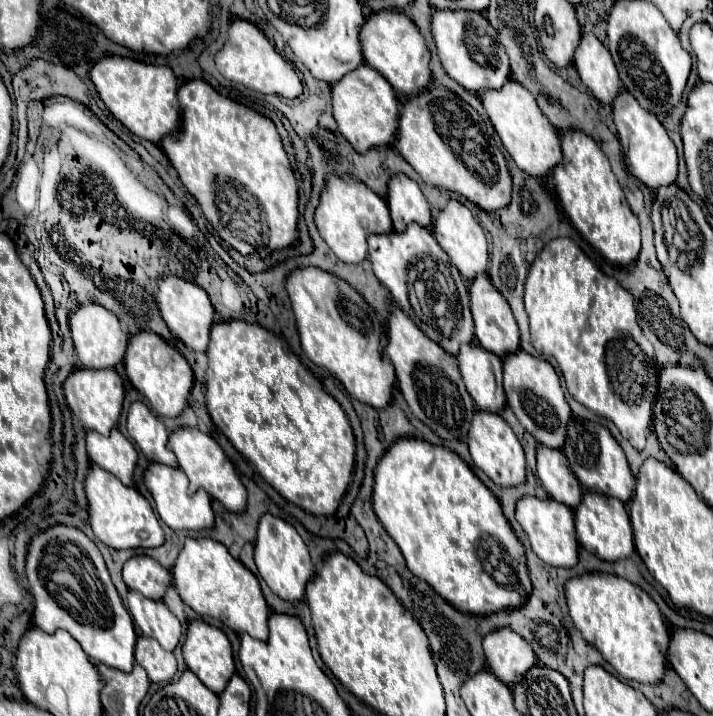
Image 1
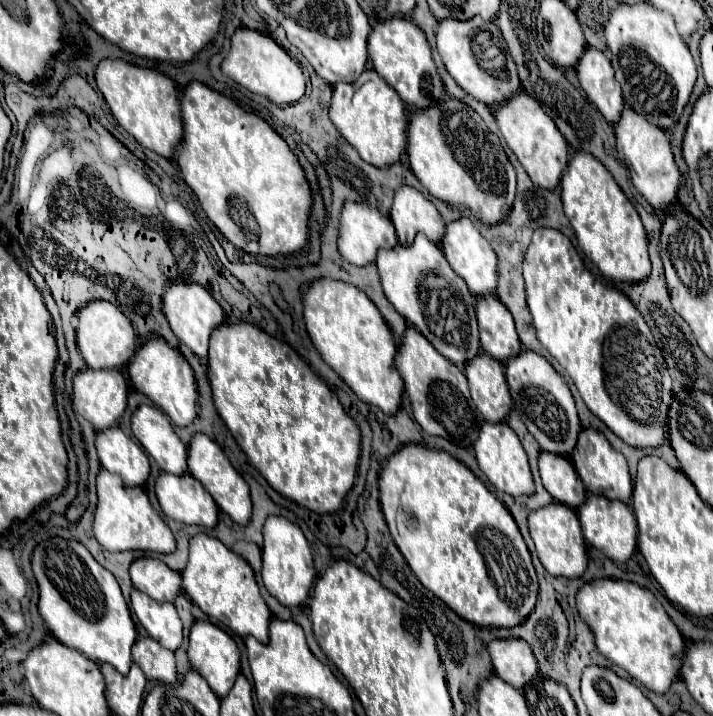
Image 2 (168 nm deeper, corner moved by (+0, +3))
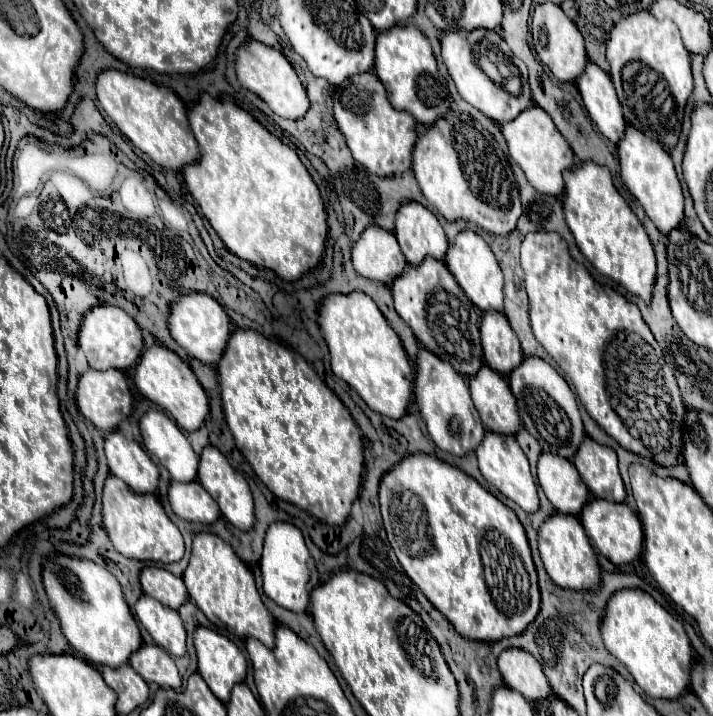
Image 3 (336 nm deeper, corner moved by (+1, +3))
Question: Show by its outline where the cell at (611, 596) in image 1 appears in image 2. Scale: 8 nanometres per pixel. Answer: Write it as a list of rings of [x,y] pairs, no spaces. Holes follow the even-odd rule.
[[[617,579],[589,583],[583,591],[579,591],[579,615],[587,619],[595,633],[597,649],[607,659],[625,669],[649,691],[669,691],[671,683],[679,677],[681,655],[685,653],[687,643],[677,625],[665,613],[659,599],[649,589]]]

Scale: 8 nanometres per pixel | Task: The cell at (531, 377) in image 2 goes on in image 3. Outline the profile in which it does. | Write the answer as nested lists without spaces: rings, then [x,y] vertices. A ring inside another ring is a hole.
[[[524,357],[522,365],[518,365],[508,375],[508,383],[512,395],[516,397],[522,423],[526,431],[542,445],[542,451],[560,455],[564,459],[572,459],[574,453],[578,451],[580,441],[584,439],[584,427],[582,427],[578,403],[564,377],[544,359]]]

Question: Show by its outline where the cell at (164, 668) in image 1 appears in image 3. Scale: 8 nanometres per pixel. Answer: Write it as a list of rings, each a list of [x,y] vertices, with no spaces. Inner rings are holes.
[[[142,645],[132,653],[130,665],[146,683],[156,683],[160,687],[172,689],[178,689],[182,685],[182,677],[172,657],[158,645]]]

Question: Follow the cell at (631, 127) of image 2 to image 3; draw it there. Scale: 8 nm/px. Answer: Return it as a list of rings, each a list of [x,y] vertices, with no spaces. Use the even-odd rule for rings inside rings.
[[[626,127],[624,137],[618,143],[618,157],[620,157],[620,177],[624,185],[630,189],[630,193],[640,201],[646,215],[654,221],[654,225],[668,235],[674,227],[680,225],[684,217],[684,197],[682,197],[682,185],[676,175],[672,157],[668,151],[654,143],[654,139],[646,139],[642,131],[636,127]]]

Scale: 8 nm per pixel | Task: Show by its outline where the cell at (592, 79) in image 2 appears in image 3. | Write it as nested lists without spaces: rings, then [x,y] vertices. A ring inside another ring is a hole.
[[[588,61],[584,73],[576,79],[582,101],[594,119],[600,133],[610,139],[612,143],[618,143],[624,135],[626,121],[622,115],[622,107],[618,103],[614,85],[610,83],[610,75],[602,71],[596,63]]]

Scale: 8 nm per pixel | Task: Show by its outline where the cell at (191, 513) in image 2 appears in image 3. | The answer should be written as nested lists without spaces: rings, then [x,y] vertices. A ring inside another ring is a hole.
[[[172,481],[168,487],[168,501],[172,511],[184,521],[214,523],[220,515],[218,503],[208,495],[208,491],[198,481]]]

